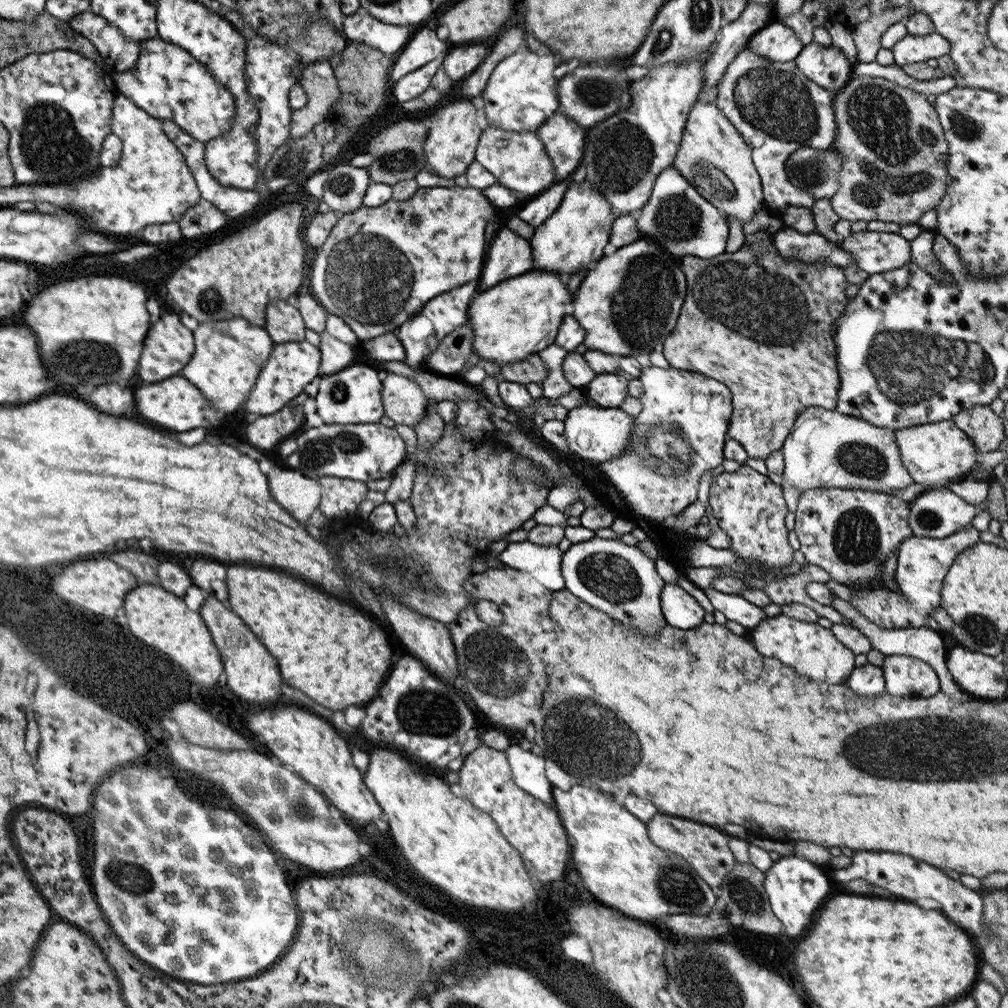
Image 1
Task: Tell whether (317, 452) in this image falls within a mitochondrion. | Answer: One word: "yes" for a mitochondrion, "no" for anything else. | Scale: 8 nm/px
yes

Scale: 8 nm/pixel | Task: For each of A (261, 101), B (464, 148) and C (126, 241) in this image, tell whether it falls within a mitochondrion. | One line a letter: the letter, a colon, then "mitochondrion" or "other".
A: other
B: other
C: other

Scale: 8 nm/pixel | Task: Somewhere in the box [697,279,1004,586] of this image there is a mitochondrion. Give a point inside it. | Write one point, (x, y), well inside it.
(908, 382)

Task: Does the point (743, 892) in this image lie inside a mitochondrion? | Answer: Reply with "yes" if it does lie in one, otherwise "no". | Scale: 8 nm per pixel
yes

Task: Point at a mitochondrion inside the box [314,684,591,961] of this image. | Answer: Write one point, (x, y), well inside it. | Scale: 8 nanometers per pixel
(425, 713)

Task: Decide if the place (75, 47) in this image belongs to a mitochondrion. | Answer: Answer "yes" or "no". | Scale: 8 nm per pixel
no

